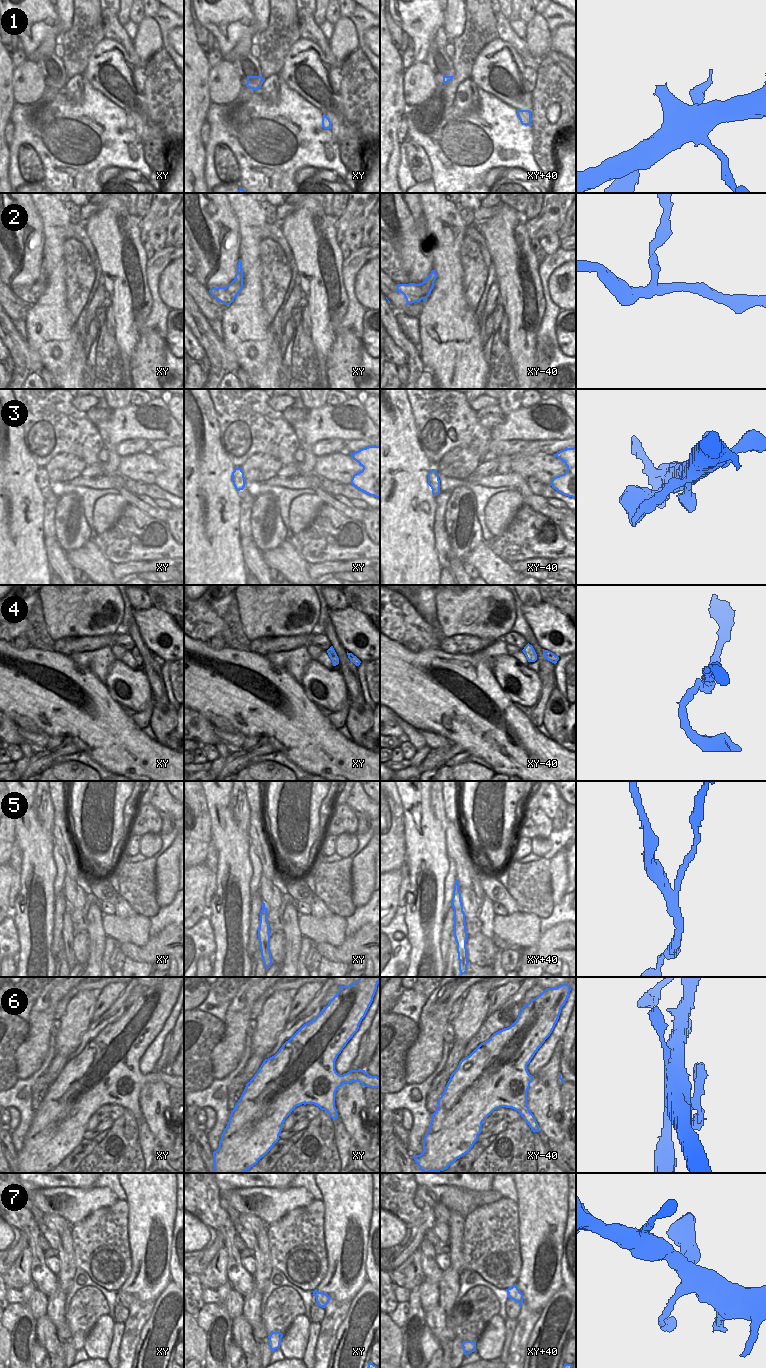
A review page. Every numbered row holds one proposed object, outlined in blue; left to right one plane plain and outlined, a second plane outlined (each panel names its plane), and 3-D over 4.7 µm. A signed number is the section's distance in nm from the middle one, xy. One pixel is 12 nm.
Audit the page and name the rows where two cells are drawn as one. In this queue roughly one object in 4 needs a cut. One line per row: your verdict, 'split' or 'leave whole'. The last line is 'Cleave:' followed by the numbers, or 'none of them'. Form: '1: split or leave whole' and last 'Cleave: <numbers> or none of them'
1: leave whole
2: split
3: leave whole
4: leave whole
5: split
6: leave whole
7: leave whole
Cleave: 2, 5

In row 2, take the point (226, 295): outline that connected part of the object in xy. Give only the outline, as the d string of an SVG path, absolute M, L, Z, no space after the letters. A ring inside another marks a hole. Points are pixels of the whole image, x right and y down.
M238 271L234 280L226 287L211 288L209 293L225 305L230 305L243 288L243 274Z

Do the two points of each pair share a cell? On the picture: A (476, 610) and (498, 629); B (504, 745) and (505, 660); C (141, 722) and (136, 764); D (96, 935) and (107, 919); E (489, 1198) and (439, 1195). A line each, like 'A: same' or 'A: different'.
A: same
B: different
C: different
D: different
E: same

